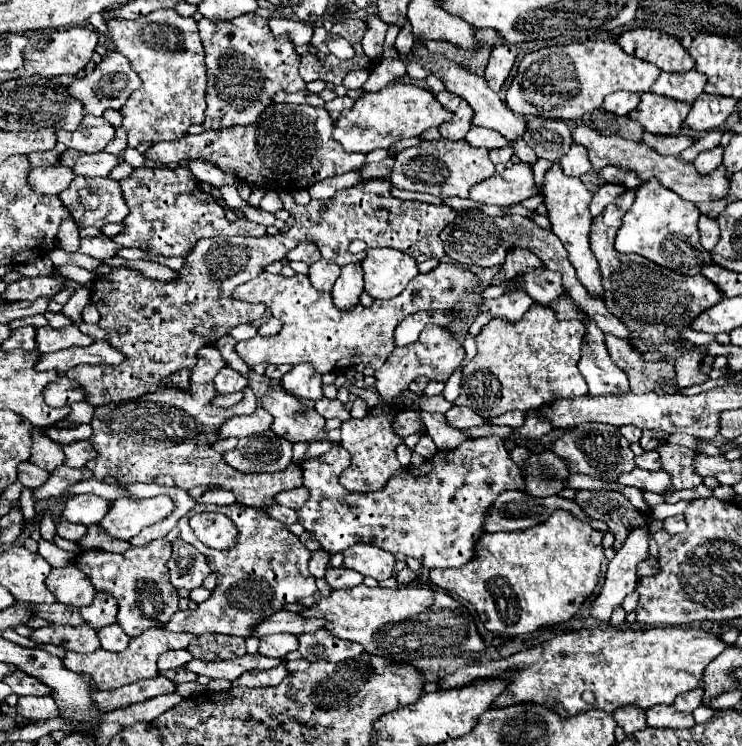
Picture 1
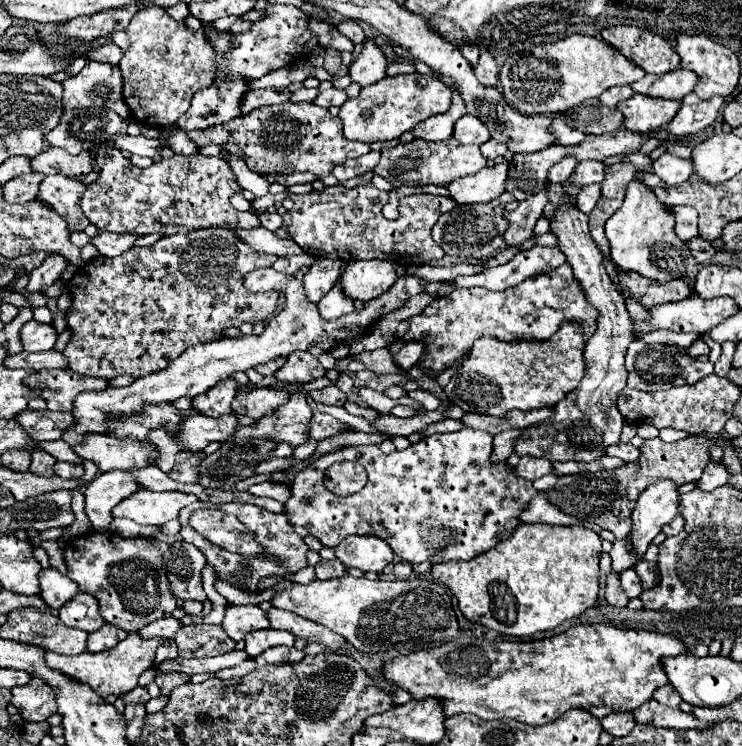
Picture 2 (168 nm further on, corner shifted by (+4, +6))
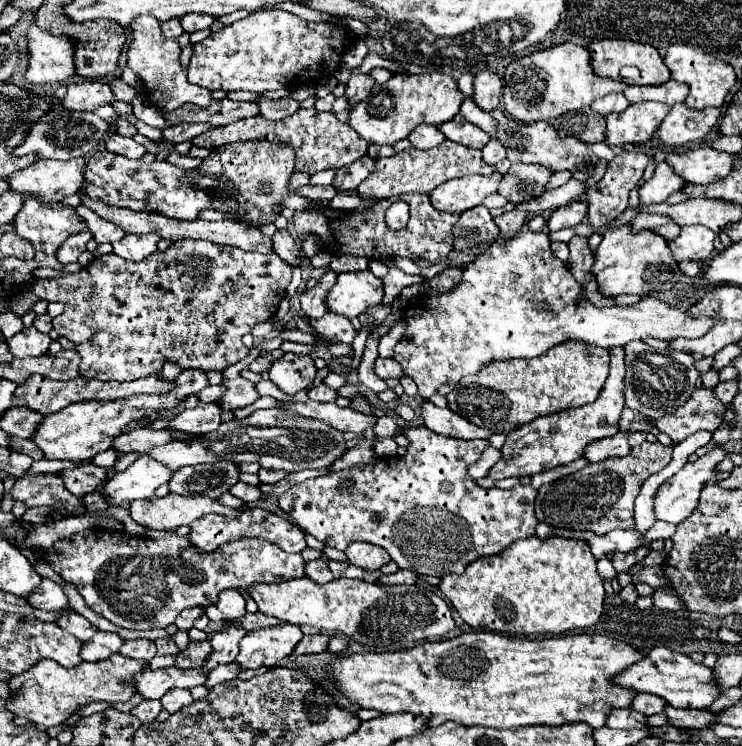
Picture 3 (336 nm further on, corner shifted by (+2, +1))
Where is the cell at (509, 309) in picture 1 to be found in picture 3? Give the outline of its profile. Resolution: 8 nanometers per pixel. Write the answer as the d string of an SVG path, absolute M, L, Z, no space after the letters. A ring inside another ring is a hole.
M521 229L511 237L495 239L485 255L481 255L473 265L463 269L461 283L449 293L423 295L405 309L405 341L395 345L395 361L401 363L405 375L409 375L423 399L431 395L447 395L465 375L479 373L481 367L495 361L509 359L531 359L543 351L563 343L563 341L583 341L599 347L623 347L633 339L693 339L703 337L711 329L713 321L709 317L689 317L685 311L675 309L659 299L643 297L639 303L629 307L609 307L599 309L589 301L579 301L579 283L569 273L567 265L553 257L551 239L547 233L535 233Z

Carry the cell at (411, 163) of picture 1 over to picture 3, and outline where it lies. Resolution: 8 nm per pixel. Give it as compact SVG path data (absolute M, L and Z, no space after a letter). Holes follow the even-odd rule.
M443 141L441 145L419 151L415 147L409 147L393 157L387 159L377 159L373 173L357 187L357 195L363 199L361 205L357 205L353 211L363 213L371 209L381 199L387 199L391 195L401 195L401 193L431 193L437 185L455 179L455 177L467 177L467 175L491 175L495 167L487 165L481 157L481 149L471 149L457 145L453 141Z

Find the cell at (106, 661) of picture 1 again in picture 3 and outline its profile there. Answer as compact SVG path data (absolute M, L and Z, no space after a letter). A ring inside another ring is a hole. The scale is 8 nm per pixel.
M119 653L97 663L83 661L81 665L71 669L63 669L61 665L55 665L55 661L39 661L35 669L29 669L19 677L11 677L9 681L11 697L7 699L5 707L17 717L27 717L43 727L61 725L83 705L95 701L107 701L107 703L129 701L135 695L135 689L131 689L131 677L143 669L147 669L147 663L131 661Z

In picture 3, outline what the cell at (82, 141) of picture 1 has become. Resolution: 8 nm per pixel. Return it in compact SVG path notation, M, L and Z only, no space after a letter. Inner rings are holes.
M47 111L43 117L35 119L25 135L25 139L11 151L13 157L23 157L33 153L37 159L59 159L67 161L73 157L89 157L95 145L101 143L103 135L109 131L109 123L101 117L85 111Z

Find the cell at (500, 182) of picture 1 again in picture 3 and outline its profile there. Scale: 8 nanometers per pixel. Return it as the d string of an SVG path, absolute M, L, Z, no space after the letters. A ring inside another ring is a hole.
M493 173L489 177L483 175L469 175L469 177L459 177L451 179L447 183L441 183L437 189L429 193L431 205L439 211L451 211L451 213L463 213L479 203L487 195L497 193L501 175Z

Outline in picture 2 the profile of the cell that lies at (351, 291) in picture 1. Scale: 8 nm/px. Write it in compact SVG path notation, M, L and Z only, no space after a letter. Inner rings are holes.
M341 276L337 278L335 286L319 300L319 312L325 320L335 320L339 316L345 316L349 312L355 310L353 306L353 300L343 292L343 286L341 286Z

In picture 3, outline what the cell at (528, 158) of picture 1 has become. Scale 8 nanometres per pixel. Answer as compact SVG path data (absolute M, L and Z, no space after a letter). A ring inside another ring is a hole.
M511 165L507 175L503 175L499 193L511 203L523 203L527 199L535 199L545 191L545 183L551 177L551 169L543 169L543 165Z

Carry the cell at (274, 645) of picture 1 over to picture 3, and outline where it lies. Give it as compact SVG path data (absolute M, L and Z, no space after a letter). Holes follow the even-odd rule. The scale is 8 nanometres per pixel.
M279 623L265 629L249 631L241 639L241 653L235 663L239 671L257 669L257 667L273 667L279 659L293 653L295 645L301 641L303 633L299 625Z

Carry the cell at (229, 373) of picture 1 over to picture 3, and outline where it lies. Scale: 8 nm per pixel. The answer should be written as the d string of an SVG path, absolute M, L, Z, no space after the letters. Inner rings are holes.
M215 403L199 405L195 409L187 409L181 415L177 415L175 419L171 419L165 429L187 433L187 435L203 435L203 433L215 431L219 427L219 423L221 423L219 413L221 413L221 409Z

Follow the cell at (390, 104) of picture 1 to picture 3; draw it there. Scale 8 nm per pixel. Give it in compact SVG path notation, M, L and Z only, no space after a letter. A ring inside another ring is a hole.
M395 73L387 83L373 85L369 97L349 111L349 125L367 141L379 145L395 145L407 139L409 133L421 125L441 125L451 121L463 103L463 93L457 81L445 73L417 73L405 75Z

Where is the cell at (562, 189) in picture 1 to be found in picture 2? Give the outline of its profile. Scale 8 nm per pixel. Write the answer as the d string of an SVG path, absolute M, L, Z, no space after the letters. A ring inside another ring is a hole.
M563 194L561 204L555 208L551 232L559 238L559 248L565 254L567 264L571 264L573 276L583 288L587 302L599 312L599 318L597 330L585 346L585 376L581 384L557 404L557 414L553 416L553 420L545 420L545 424L529 426L521 432L521 436L515 440L515 452L519 456L529 454L535 458L547 458L551 462L593 462L599 460L599 456L605 456L605 446L619 444L621 440L623 420L617 412L615 402L627 382L623 358L627 346L635 340L635 336L625 300L607 276L603 256L589 234L589 216L577 208L575 198L571 198L569 194Z

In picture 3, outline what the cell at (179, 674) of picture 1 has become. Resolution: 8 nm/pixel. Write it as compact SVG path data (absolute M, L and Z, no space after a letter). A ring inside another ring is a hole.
M171 689L171 693L165 693L161 697L161 703L163 703L163 709L169 711L169 713L177 713L179 709L187 707L193 703L193 697L187 689Z

